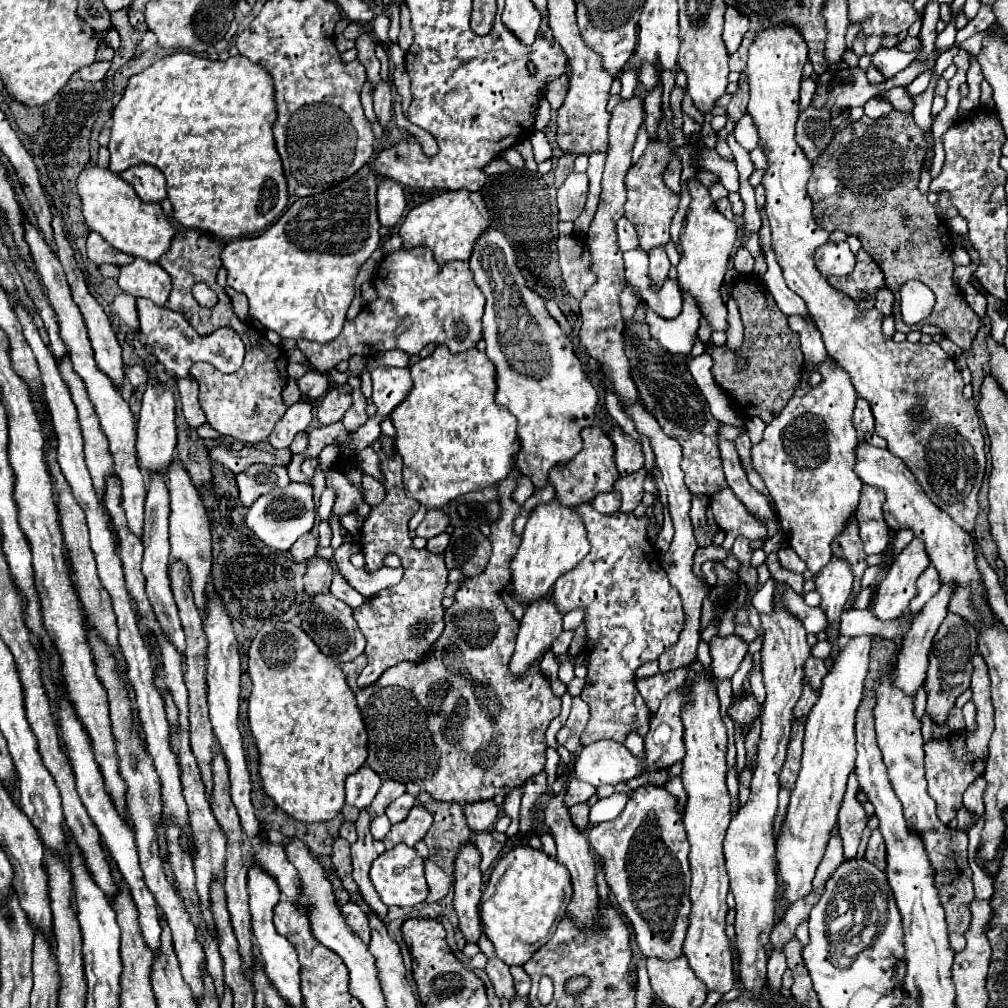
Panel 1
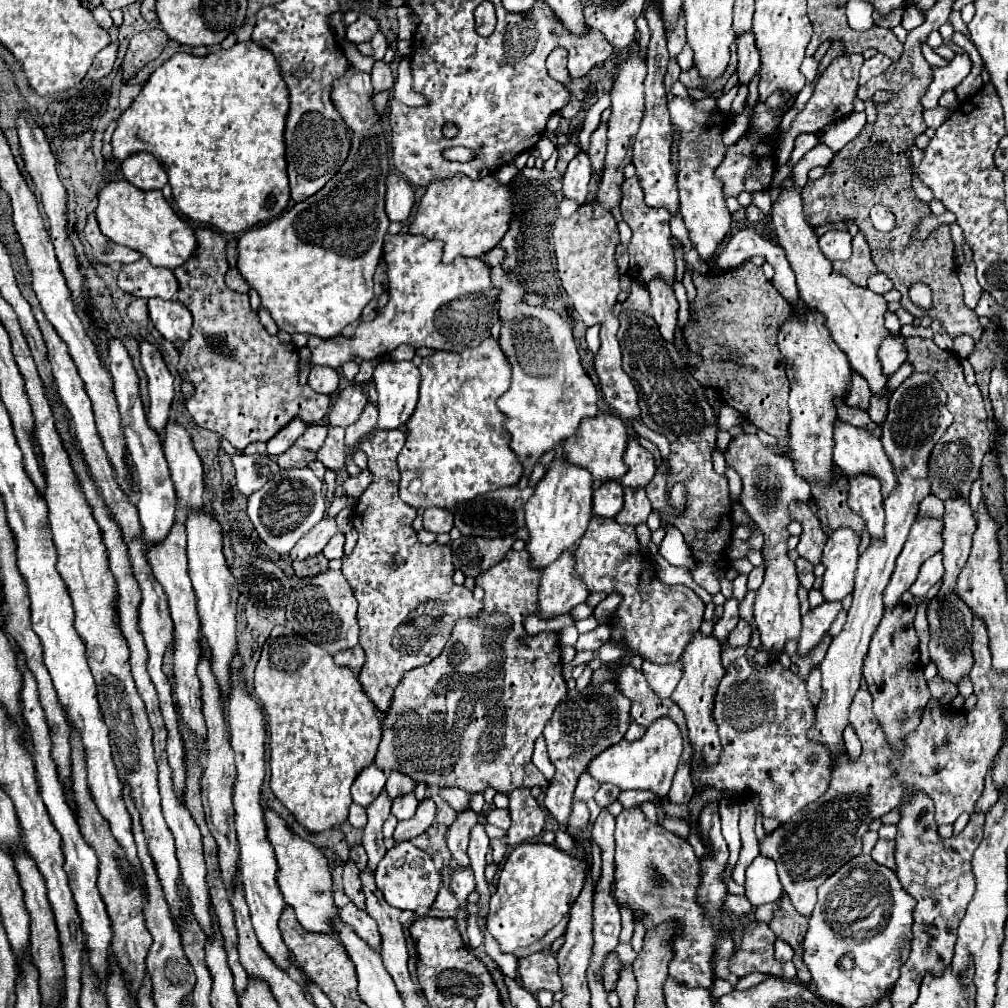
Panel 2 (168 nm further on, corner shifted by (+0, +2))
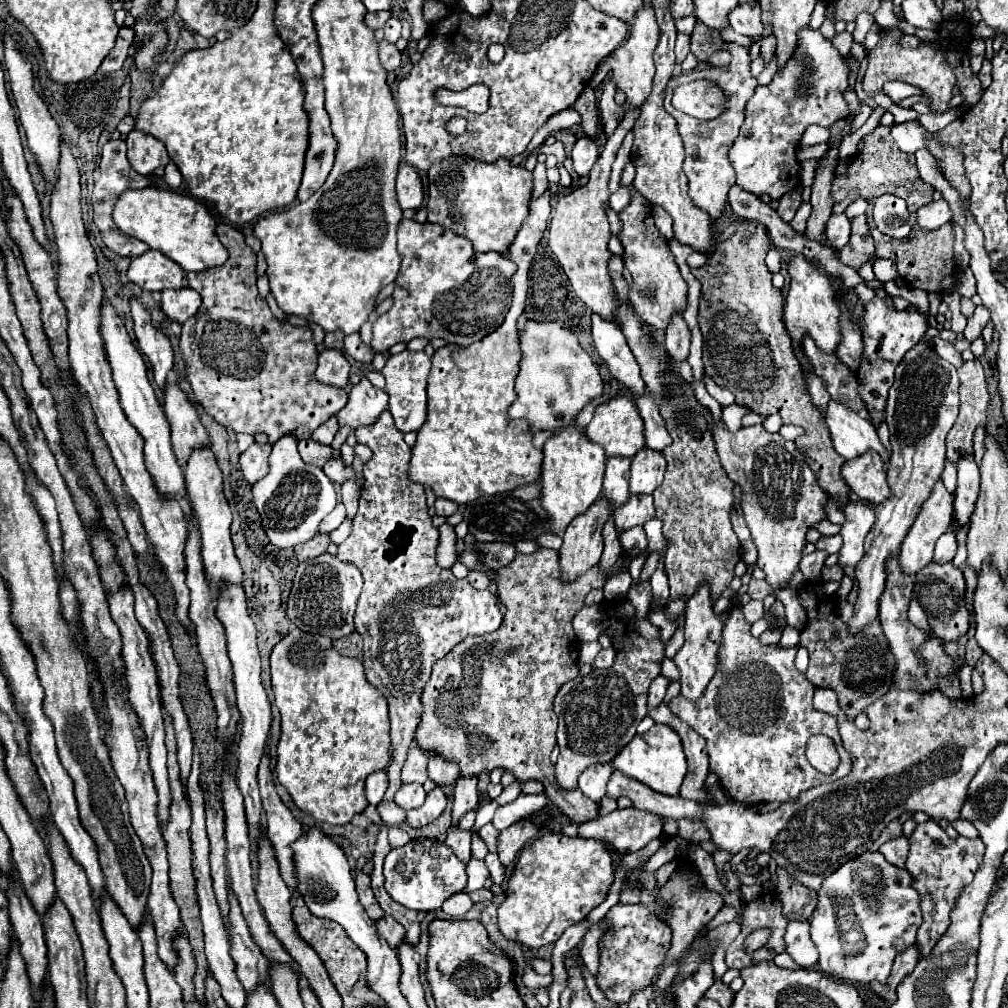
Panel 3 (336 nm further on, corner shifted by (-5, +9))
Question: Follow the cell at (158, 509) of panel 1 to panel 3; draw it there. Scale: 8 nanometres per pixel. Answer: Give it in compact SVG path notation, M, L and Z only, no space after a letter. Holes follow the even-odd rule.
M102 299L100 307L100 335L104 341L106 349L106 359L112 367L112 379L120 395L120 405L128 417L128 421L136 427L136 431L144 437L144 457L146 457L146 467L152 473L156 487L162 495L172 495L172 497L184 497L186 495L186 485L184 485L184 475L182 469L174 457L172 443L170 443L170 425L164 415L164 409L160 407L156 393L148 381L148 369L146 363L140 355L140 351L132 345L130 335L126 333L124 321L116 315L114 307L110 305L108 299Z

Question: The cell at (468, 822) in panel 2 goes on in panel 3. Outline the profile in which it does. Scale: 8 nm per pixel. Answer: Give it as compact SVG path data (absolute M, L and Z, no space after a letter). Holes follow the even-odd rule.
M458 775L454 783L454 809L452 809L452 825L456 827L460 817L472 809L478 809L478 789L476 789L478 779Z

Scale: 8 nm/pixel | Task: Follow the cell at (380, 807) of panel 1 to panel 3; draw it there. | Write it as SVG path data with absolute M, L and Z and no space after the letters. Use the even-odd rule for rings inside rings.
M412 745L406 763L402 767L402 783L424 783L428 779L426 765L428 765L428 757L422 751L422 747Z

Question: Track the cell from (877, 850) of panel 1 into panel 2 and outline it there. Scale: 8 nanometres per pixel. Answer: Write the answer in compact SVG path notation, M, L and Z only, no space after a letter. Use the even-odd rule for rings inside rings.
M879 838L877 844L875 844L875 848L871 850L871 858L873 858L877 864L883 864L883 866L895 870L893 848L895 848L895 842L893 842L893 840L883 840L883 838Z

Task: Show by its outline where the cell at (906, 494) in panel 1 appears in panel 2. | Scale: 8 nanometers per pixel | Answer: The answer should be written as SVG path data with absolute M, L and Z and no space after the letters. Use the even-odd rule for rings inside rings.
M837 422L833 462L837 464L837 468L841 470L841 474L845 474L847 478L861 476L861 474L875 476L875 478L881 482L881 494L883 494L883 498L887 498L887 496L893 492L893 488L897 486L897 476L895 476L893 464L891 464L891 460L887 458L881 440L875 438L871 432L867 432L867 430L863 430L863 428L855 428L855 426L851 426L851 424Z

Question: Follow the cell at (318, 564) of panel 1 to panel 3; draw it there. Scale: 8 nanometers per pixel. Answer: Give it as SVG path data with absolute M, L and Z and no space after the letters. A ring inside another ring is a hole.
M318 533L318 535L312 537L310 541L294 547L296 559L298 559L298 561L306 561L306 559L310 559L310 557L318 557L320 553L326 551L328 543L330 543L330 537L328 537L326 533Z

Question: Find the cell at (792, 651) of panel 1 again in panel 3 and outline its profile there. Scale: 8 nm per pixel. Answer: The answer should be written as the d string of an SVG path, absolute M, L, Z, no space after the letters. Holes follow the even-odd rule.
M714 421L712 425L712 435L716 441L716 451L720 455L722 467L728 473L728 477L740 485L742 491L742 511L744 519L748 523L748 529L752 533L752 541L758 549L758 561L756 565L766 573L766 581L778 589L780 583L788 581L792 573L798 569L798 563L802 559L802 549L808 543L806 533L810 527L826 519L826 503L828 503L828 493L818 485L814 473L806 465L802 453L796 449L794 441L782 439L780 433L768 433L762 425L752 425L752 427L742 427L736 433L730 433L722 421Z

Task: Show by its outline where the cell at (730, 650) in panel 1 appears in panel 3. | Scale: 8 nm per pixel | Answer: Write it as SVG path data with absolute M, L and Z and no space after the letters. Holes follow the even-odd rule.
M748 601L746 605L744 605L744 615L746 615L746 619L748 621L758 621L758 619L762 619L764 617L764 605L762 605L762 601Z

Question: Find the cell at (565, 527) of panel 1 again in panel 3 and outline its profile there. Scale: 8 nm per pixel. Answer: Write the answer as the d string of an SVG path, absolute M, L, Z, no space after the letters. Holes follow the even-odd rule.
M568 425L566 429L562 429L558 435L552 435L546 443L544 443L544 463L542 463L542 507L550 513L550 525L552 525L552 533L562 533L570 521L584 513L600 495L602 495L602 479L604 479L604 469L606 469L606 453L600 445L592 443L586 435L584 429L578 425Z

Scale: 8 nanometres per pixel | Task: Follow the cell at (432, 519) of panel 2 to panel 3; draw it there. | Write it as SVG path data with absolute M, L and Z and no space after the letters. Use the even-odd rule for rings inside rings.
M436 499L436 513L438 515L444 515L444 517L450 517L452 513L458 511L458 505L454 501L448 501L448 499Z

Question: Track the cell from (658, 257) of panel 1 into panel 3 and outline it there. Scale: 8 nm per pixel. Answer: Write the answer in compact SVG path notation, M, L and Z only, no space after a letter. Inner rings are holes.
M676 317L674 321L670 321L670 329L666 329L664 335L664 343L666 349L670 353L670 357L680 363L688 359L688 349L690 349L690 329L686 325L686 321L682 317Z

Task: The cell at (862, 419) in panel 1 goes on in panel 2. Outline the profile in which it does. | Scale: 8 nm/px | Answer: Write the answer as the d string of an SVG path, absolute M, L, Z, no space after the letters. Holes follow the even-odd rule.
M853 372L853 378L851 378L851 390L847 394L847 400L845 404L849 404L851 408L859 408L859 410L869 410L869 400L871 400L871 390L869 386L865 384L865 380L861 376L855 376Z

